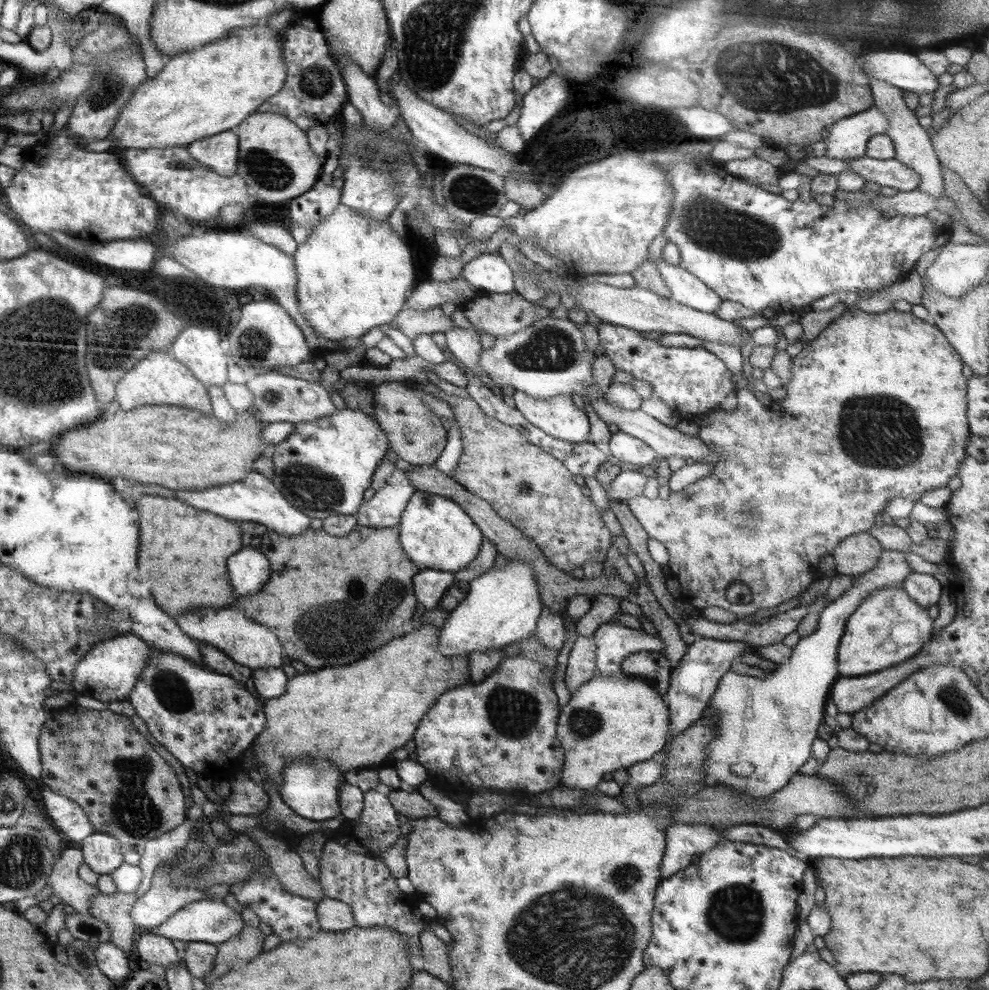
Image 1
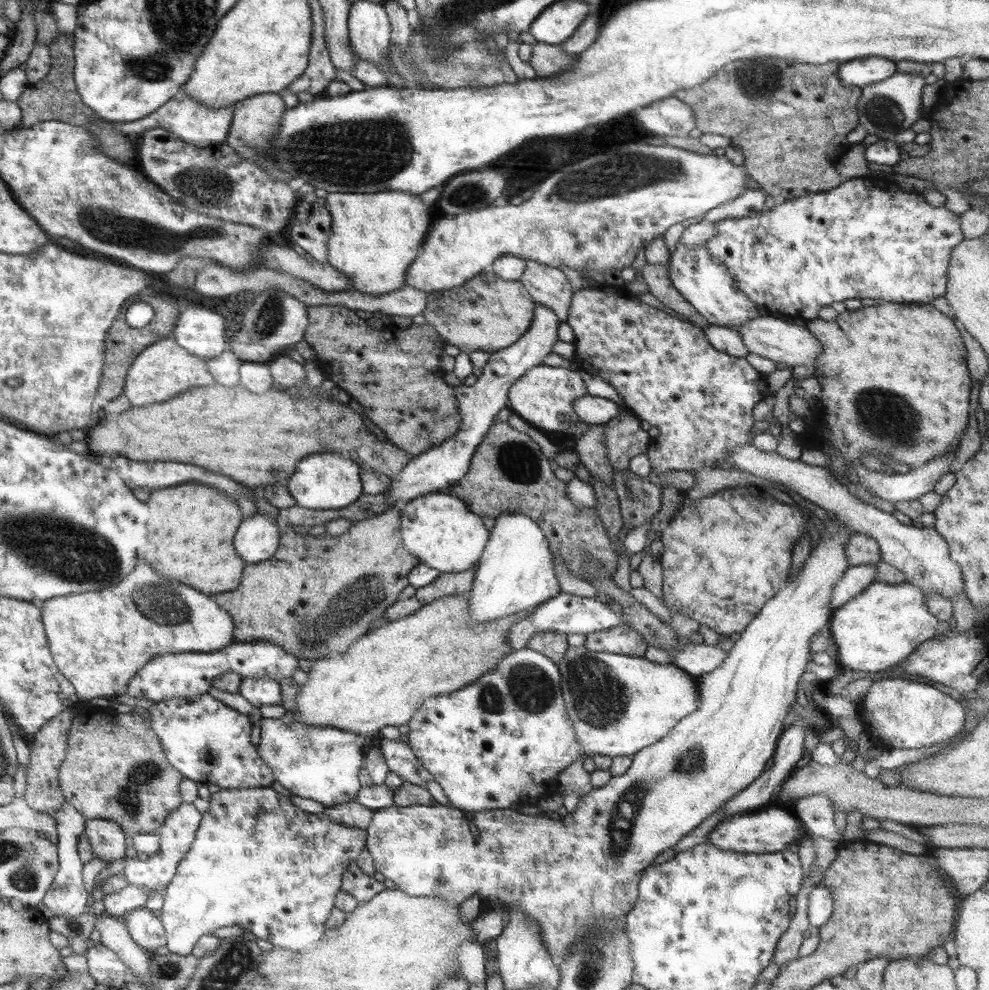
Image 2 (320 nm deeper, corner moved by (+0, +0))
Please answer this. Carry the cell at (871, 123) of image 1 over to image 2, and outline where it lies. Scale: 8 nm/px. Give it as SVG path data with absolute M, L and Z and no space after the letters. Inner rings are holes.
M896 71L890 78L862 87L857 111L859 124L865 128L867 134L876 134L879 139L893 140L898 132L911 128L912 124L921 118L923 106L921 104L924 77L918 73L901 73Z

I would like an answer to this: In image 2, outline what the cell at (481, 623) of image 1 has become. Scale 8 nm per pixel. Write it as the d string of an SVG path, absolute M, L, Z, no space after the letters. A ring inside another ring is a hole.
M504 513L501 514L491 530L484 552L480 560L474 566L476 574L473 585L468 592L463 593L468 598L468 618L473 623L484 624L494 619L504 618L525 610L532 610L558 593L561 588L553 567L553 554L549 547L549 540L544 536L539 524L520 513Z

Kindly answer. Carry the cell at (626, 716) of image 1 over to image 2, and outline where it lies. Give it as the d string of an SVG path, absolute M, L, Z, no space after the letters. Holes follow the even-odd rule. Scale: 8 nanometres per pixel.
M585 645L578 647L569 647L565 652L564 658L558 664L560 672L562 673L561 678L561 689L563 692L564 702L566 705L566 710L572 724L575 726L575 733L579 738L579 741L582 743L583 749L586 751L587 756L592 756L593 754L603 754L607 757L621 757L622 755L627 757L632 757L633 754L636 754L639 750L646 748L652 744L656 744L662 738L668 736L670 731L682 720L682 718L696 712L698 708L697 698L698 698L698 678L695 678L690 673L687 673L685 670L678 668L676 665L670 662L669 664L659 664L651 662L646 659L646 657L635 657L635 656L626 656L623 654L612 654L609 652L596 652L593 650L588 650Z

